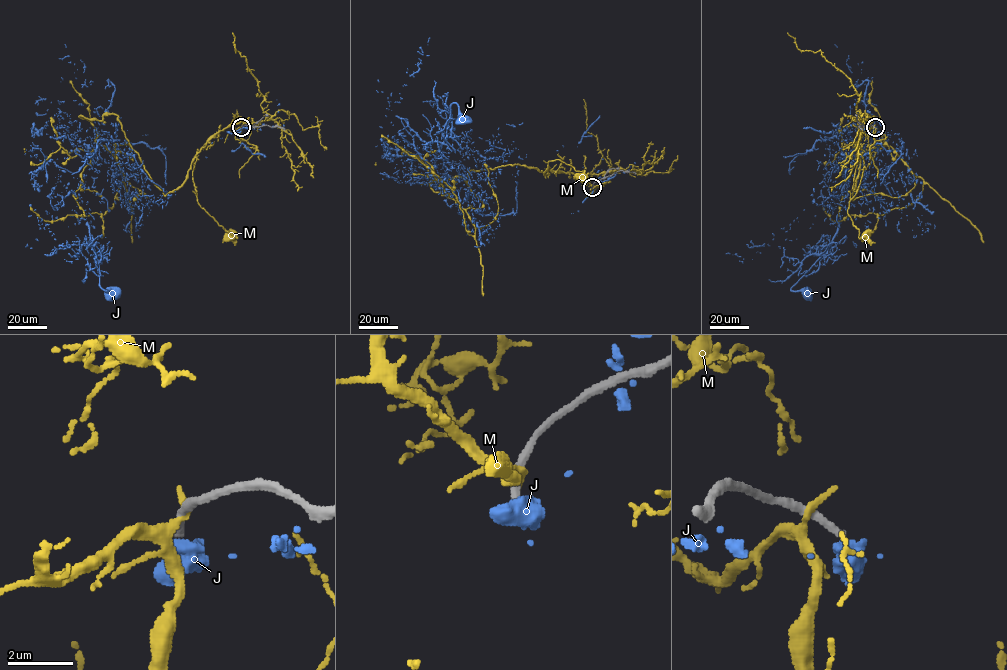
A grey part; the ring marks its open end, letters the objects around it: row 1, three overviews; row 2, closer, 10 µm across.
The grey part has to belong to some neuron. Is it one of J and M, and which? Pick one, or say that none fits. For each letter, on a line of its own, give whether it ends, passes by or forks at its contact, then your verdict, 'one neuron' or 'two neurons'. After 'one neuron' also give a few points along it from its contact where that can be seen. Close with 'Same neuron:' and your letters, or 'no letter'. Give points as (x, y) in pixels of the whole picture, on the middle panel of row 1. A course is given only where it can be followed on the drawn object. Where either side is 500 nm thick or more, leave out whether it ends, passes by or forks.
J: it forks; two neurons
M: it ends; two neurons
Same neuron: no letter

